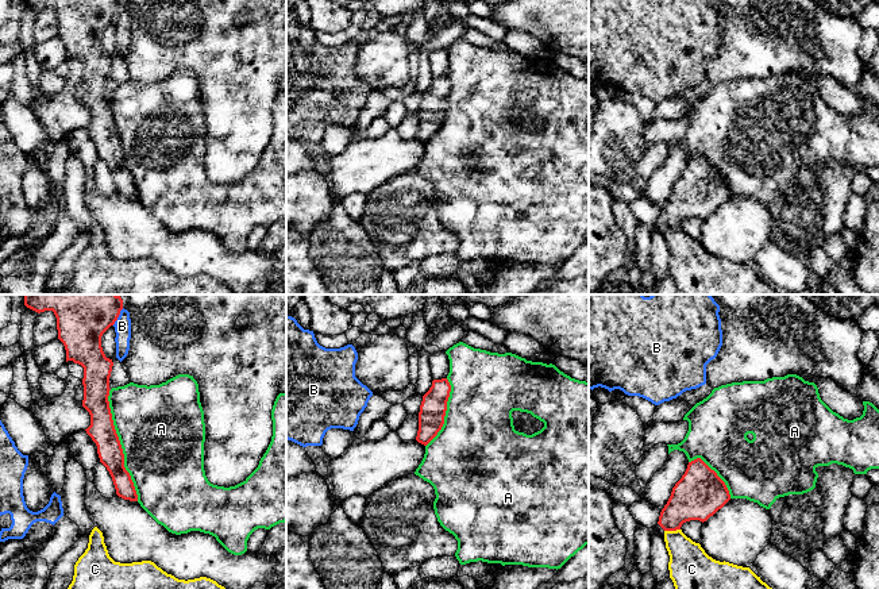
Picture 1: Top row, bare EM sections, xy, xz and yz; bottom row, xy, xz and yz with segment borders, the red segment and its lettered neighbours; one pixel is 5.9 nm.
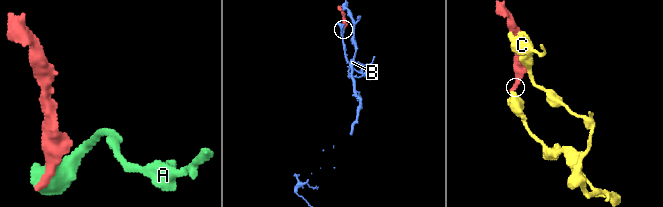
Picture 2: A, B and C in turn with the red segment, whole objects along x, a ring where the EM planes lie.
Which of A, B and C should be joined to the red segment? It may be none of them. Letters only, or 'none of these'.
none of these

